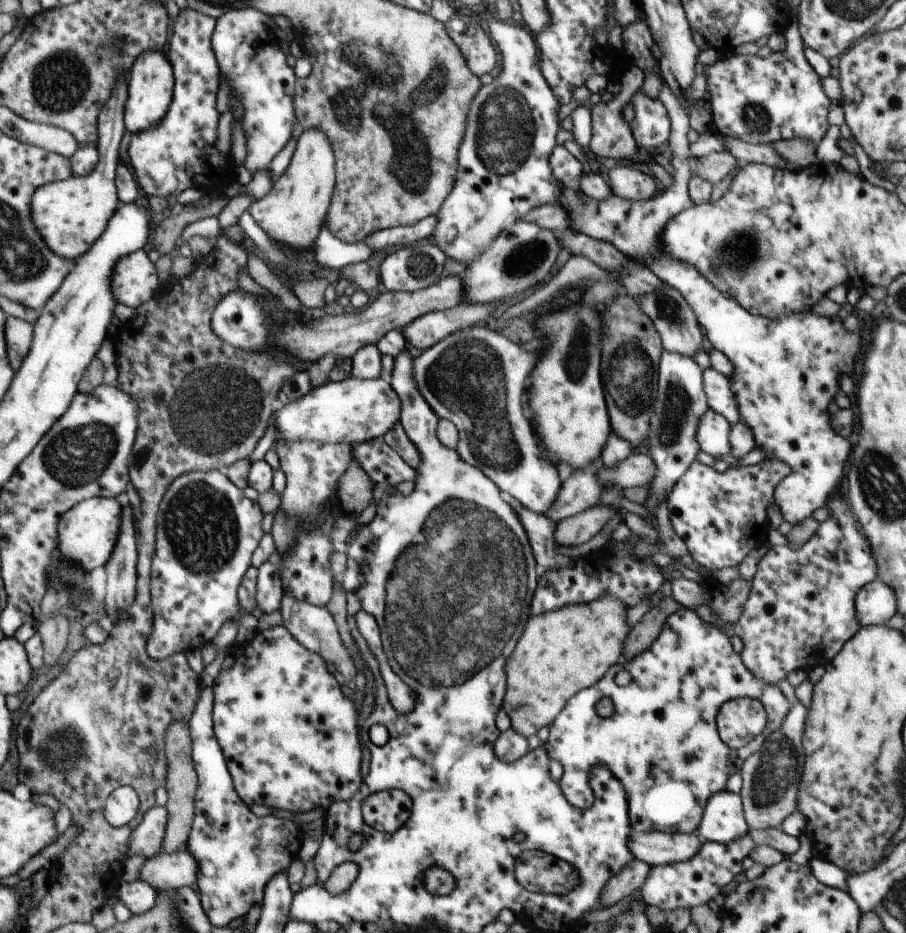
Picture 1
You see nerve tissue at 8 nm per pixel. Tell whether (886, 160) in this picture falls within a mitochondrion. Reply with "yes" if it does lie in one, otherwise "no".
no

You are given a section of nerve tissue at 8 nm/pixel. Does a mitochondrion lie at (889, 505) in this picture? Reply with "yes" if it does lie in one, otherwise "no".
yes

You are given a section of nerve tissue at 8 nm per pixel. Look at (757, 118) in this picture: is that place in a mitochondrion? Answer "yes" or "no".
yes

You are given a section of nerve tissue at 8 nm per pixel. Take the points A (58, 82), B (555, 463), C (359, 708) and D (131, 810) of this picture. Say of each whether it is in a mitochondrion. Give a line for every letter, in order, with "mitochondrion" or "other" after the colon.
A: mitochondrion
B: other
C: other
D: other

